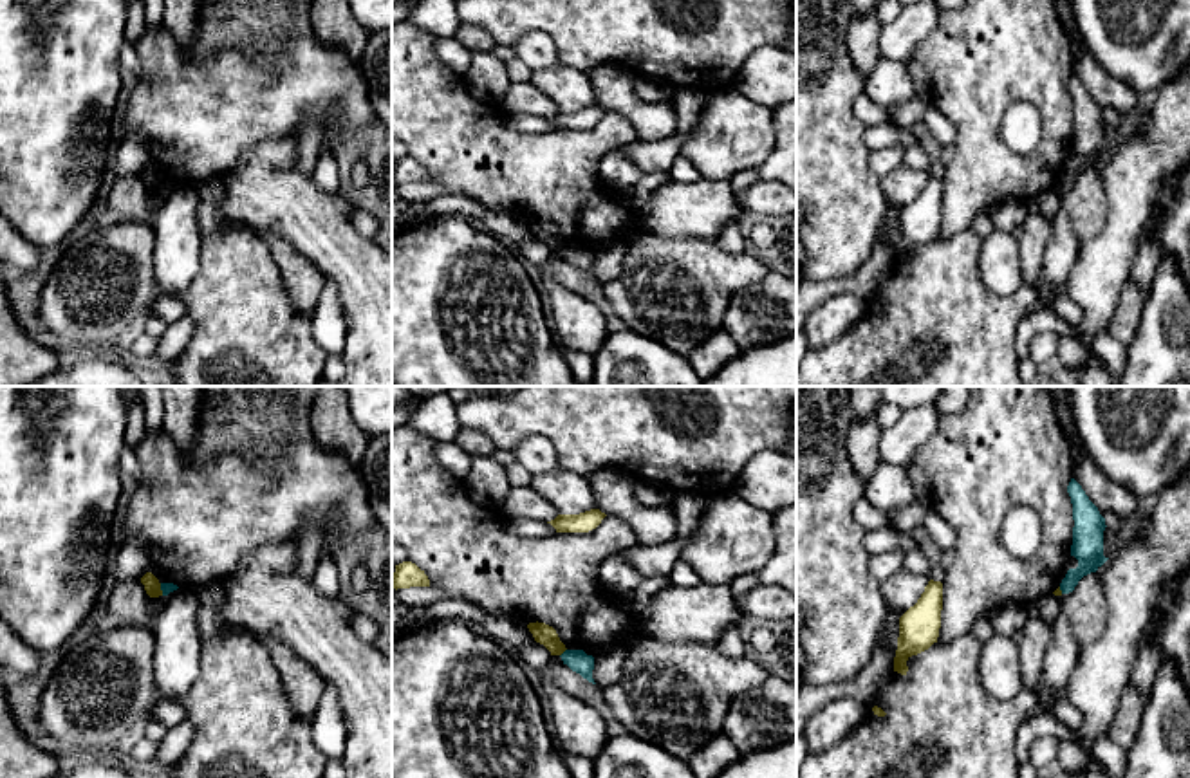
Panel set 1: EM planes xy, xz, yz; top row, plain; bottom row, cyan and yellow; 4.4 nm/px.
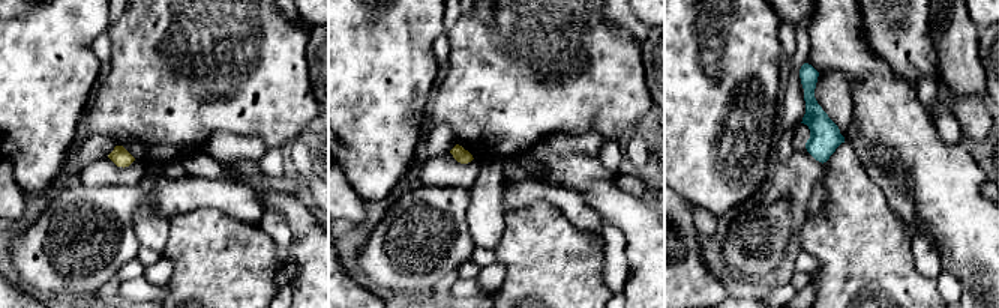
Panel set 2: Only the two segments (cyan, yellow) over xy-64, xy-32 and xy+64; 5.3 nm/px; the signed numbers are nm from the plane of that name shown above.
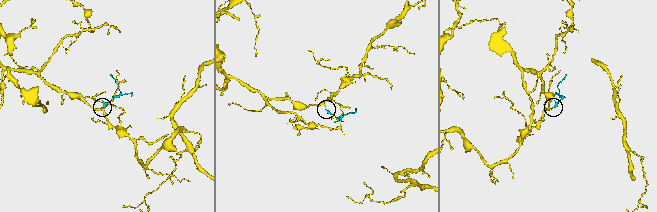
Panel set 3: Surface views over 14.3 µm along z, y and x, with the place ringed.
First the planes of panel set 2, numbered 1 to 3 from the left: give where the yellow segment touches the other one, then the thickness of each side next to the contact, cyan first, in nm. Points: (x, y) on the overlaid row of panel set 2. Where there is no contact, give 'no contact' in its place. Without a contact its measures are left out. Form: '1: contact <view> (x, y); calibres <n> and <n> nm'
1: no contact
2: no contact
3: no contact

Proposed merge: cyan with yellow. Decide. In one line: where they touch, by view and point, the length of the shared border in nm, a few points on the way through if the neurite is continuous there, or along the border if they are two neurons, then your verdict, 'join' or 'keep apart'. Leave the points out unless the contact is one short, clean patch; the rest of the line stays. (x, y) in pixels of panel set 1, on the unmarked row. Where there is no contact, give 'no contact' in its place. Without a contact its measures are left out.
contact xz (564, 248); length 50 nm; border xz (566, 244), (560, 251); keep apart

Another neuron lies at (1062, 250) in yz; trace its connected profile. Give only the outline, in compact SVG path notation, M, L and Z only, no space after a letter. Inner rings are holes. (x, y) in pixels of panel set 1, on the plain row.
M1060 209L1055 215L1051 224L1053 224L1053 235L1047 244L1042 278L1047 285L1064 291L1064 287L1067 285L1071 269L1074 265L1074 260L1078 256L1080 244L1074 236L1073 222L1064 209Z

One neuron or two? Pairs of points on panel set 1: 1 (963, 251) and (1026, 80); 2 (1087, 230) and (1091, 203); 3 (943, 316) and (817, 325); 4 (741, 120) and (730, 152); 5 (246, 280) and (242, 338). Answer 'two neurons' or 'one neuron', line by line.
1: two neurons
2: one neuron
3: two neurons
4: one neuron
5: one neuron

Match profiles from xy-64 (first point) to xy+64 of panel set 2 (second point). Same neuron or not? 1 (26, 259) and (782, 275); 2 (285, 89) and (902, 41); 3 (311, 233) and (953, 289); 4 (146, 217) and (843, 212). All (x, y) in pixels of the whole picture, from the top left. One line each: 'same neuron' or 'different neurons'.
1: different neurons
2: same neuron
3: different neurons
4: different neurons

